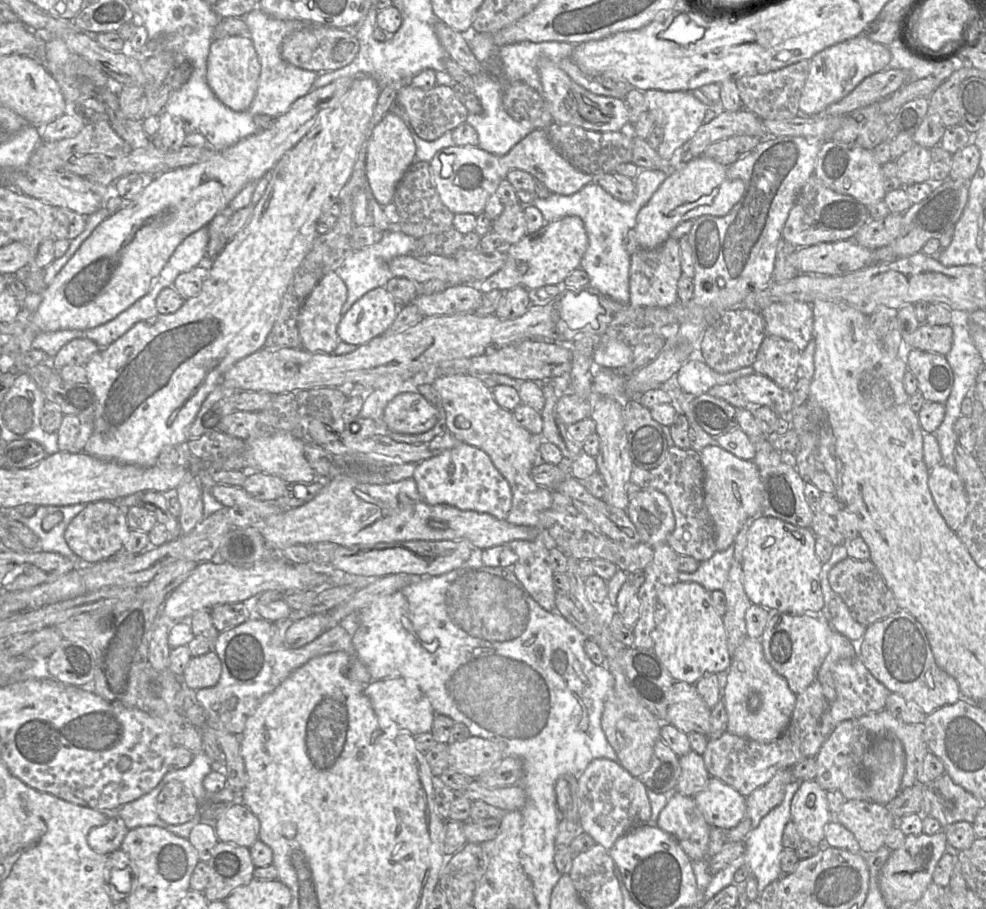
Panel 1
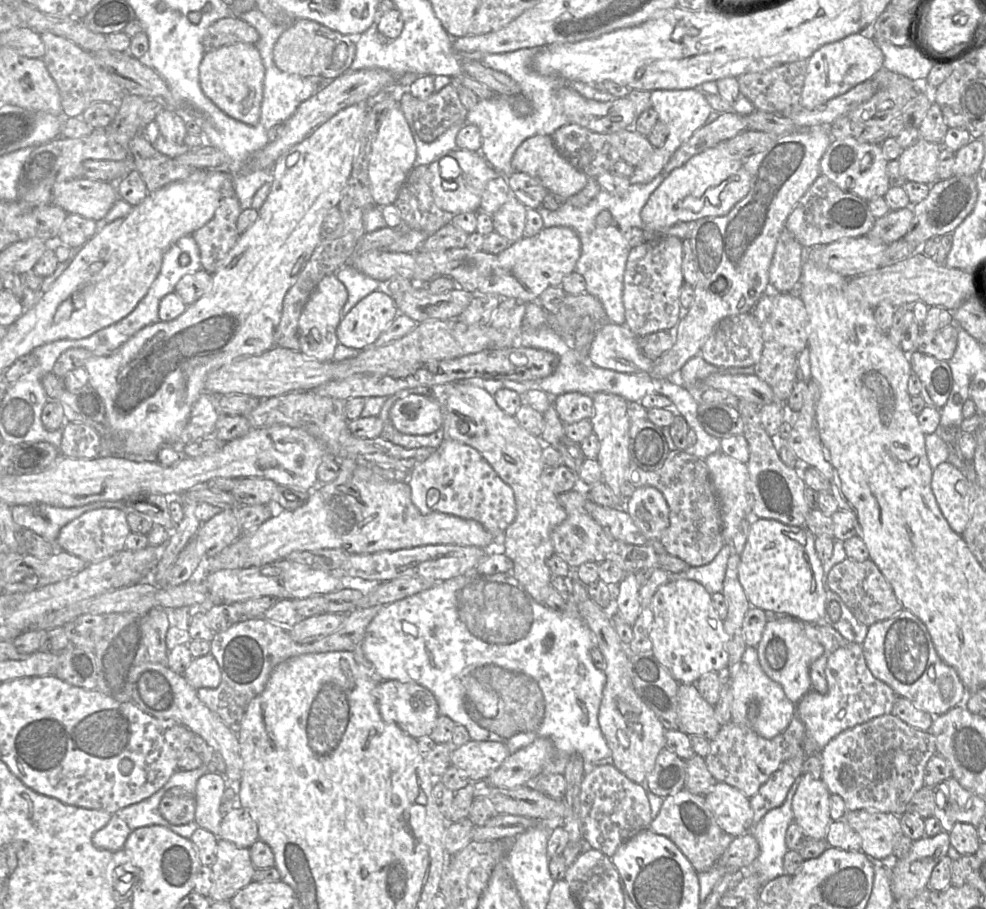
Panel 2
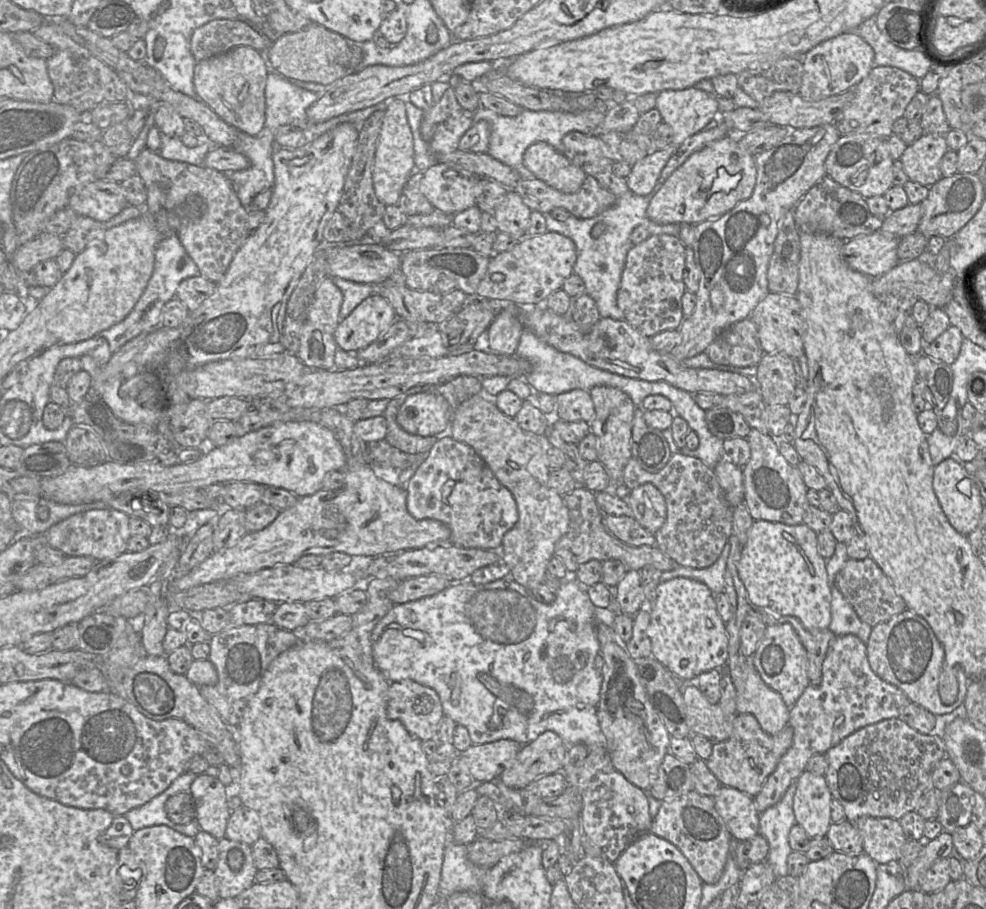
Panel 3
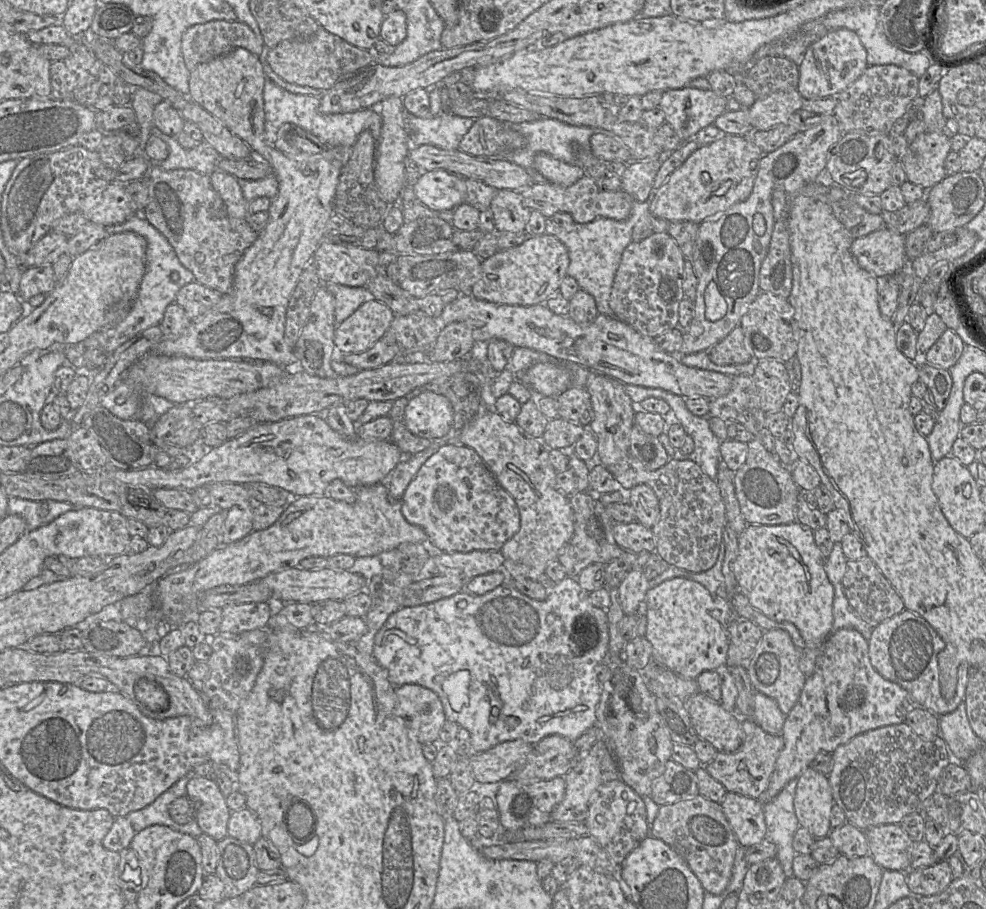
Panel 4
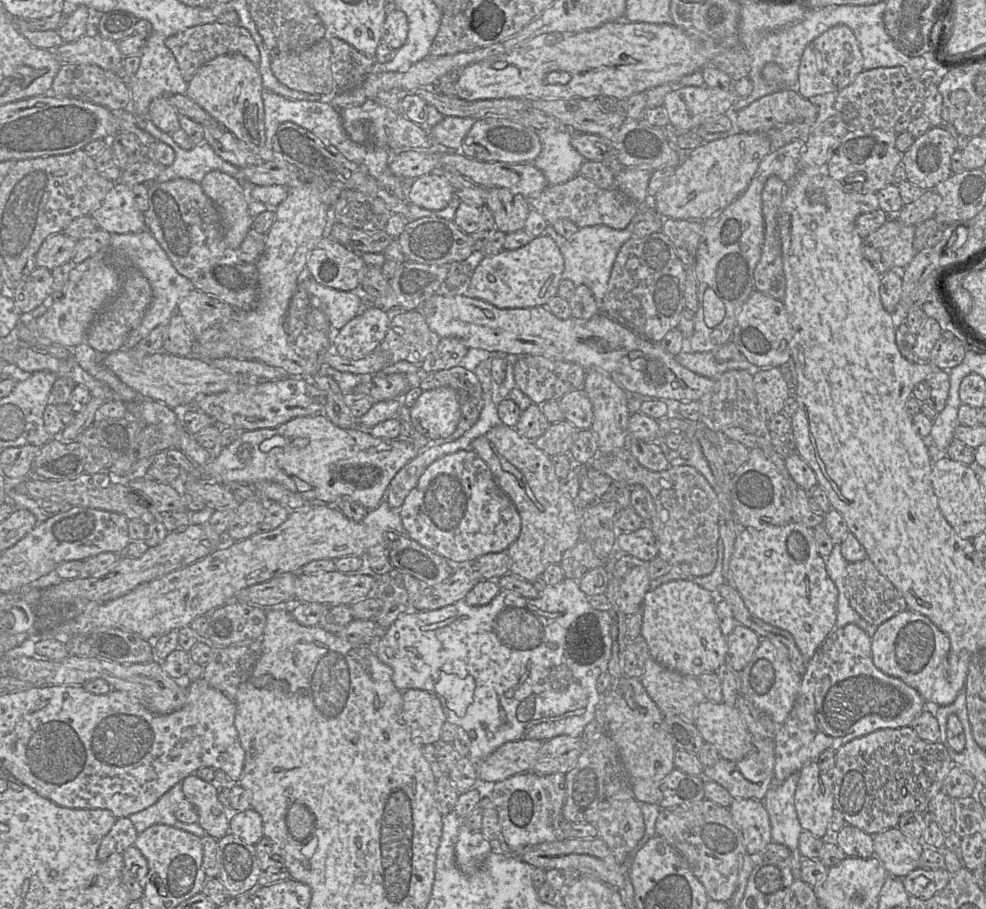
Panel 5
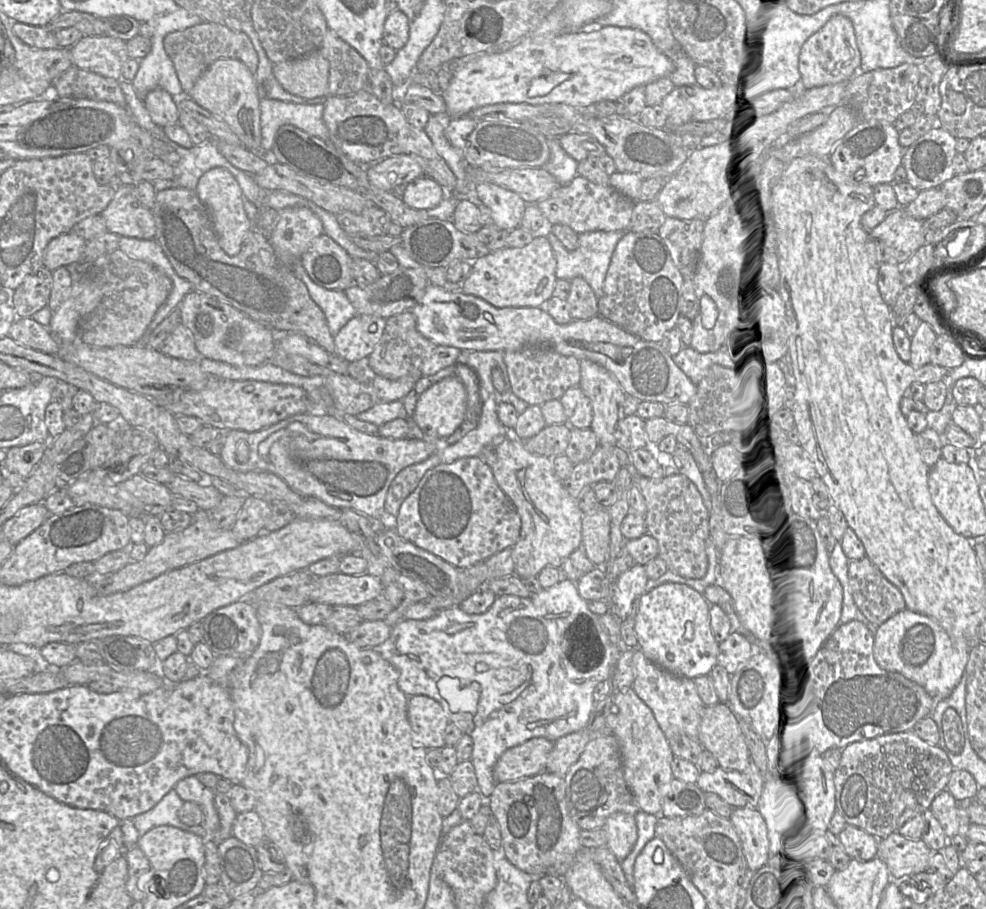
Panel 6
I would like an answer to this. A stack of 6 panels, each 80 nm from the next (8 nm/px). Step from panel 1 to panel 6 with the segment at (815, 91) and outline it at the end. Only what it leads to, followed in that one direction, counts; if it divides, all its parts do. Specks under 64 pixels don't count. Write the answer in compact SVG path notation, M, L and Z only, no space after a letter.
M843 15L832 16L826 24L803 44L799 56L801 89L848 81L859 72L861 63L853 24Z

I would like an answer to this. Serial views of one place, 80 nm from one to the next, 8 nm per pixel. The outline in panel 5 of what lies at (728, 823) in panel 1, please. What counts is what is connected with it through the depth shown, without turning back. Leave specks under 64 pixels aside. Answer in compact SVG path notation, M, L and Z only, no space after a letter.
M734 798L728 809L750 856L758 854L772 842L770 819L762 801Z

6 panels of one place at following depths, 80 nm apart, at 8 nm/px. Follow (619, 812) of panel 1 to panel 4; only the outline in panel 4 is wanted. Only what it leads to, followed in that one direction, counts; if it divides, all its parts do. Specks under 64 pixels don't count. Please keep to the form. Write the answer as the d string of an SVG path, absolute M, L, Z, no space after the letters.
M622 779L607 782L596 790L590 800L588 817L584 823L588 835L592 836L619 866L635 847L651 835L647 826L644 799Z

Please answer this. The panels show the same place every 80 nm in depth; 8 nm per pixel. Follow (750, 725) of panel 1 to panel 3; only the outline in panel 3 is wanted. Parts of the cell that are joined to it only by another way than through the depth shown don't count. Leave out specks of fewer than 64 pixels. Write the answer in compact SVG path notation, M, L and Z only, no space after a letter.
M747 658L746 668L744 691L736 697L737 714L753 715L764 732L775 735L788 725L790 708L763 682L751 658Z

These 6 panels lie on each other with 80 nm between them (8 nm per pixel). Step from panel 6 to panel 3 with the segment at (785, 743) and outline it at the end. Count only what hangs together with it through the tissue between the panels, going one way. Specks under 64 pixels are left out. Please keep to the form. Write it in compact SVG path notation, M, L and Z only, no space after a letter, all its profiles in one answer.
M852 634L837 636L823 661L821 683L818 686L807 686L790 708L788 725L793 728L793 742L754 797L759 814L783 798L788 787L806 770L811 757L825 754L844 738L865 726L898 718L909 703L912 702L900 689L885 682L872 671L863 641Z

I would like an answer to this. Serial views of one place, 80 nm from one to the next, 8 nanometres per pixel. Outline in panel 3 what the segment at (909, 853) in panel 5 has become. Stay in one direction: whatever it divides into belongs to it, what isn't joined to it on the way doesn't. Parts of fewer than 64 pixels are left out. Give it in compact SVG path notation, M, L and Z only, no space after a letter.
M862 816L852 823L862 836L864 853L875 863L899 860L901 848L908 840L899 820Z

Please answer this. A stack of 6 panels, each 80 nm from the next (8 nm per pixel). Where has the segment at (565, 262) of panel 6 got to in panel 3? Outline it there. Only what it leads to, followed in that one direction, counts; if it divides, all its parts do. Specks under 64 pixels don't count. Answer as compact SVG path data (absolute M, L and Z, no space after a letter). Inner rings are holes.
M659 182L646 196L640 196L628 190L617 197L616 203L601 214L589 218L579 219L571 214L565 221L555 220L550 213L544 213L546 228L549 232L562 234L575 243L577 259L573 267L573 273L582 278L585 283L585 293L597 304L599 314L603 318L624 320L624 314L617 305L617 293L620 287L621 276L625 266L627 253L633 246L630 235L633 229L639 225L645 227L651 235L669 234L678 237L680 224L658 224L647 216L646 210L651 199L661 188ZM597 223L604 223L606 231L599 238L591 236L591 229Z

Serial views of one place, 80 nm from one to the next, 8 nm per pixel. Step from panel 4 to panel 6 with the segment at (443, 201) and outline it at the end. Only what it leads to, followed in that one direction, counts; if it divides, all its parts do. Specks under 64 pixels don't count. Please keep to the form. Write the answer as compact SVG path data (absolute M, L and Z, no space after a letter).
M422 176L406 185L402 200L414 209L436 207L444 197L444 189L434 179Z

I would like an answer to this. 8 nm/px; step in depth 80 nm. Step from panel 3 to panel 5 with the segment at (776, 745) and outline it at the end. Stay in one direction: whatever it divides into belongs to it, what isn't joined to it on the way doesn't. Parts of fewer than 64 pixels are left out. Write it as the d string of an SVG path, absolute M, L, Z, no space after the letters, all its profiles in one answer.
M752 736L749 753L740 761L730 761L724 758L713 766L704 767L703 777L714 781L725 788L731 797L742 799L763 800L769 788L774 783L775 742L773 737L763 738Z

